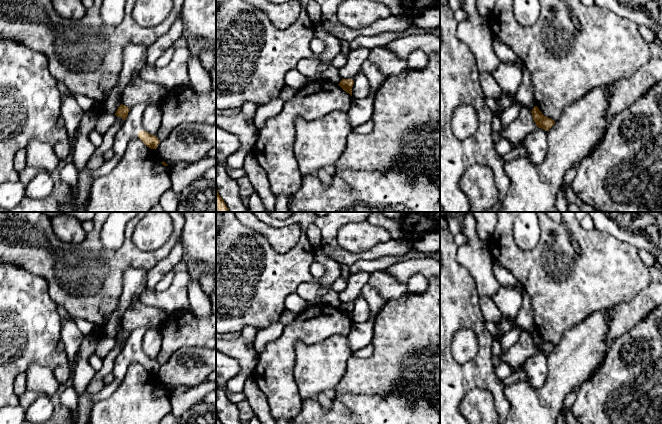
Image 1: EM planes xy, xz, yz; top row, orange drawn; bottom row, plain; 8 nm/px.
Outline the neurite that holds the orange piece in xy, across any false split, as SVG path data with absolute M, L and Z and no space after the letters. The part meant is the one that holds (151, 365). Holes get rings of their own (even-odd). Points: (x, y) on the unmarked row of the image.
M139 355L138 361L147 371L151 373L156 374L158 368L160 367L160 365L158 364L156 360L151 359L146 355Z

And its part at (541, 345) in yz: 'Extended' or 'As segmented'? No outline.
As segmented

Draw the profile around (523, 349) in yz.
M520 329L520 336L517 342L509 350L501 355L501 361L509 364L515 371L519 372L525 361L532 357L536 352L531 335Z

